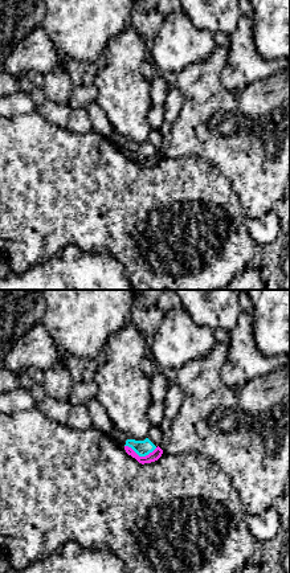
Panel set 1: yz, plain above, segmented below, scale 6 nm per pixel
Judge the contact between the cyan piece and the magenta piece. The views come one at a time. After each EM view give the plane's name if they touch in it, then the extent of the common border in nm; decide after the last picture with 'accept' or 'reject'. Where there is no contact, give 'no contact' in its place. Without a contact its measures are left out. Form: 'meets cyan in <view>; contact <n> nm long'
meets cyan in yz; contact 200 nm long

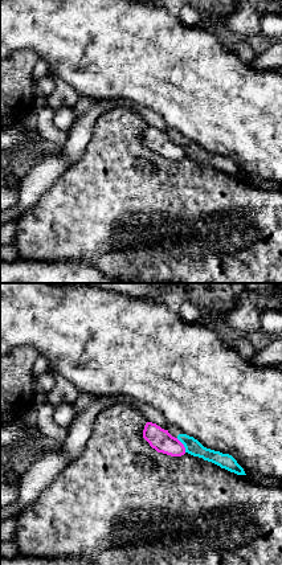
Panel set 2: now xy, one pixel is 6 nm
meets cyan in xy; contact 110 nm long

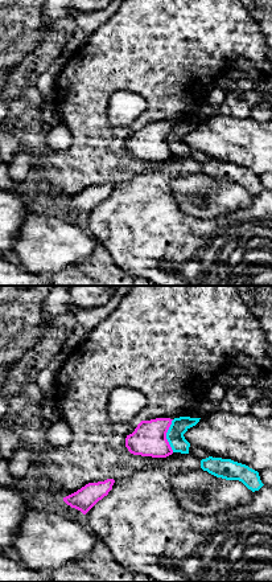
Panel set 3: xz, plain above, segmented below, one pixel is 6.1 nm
meets cyan in xz; contact 200 nm long

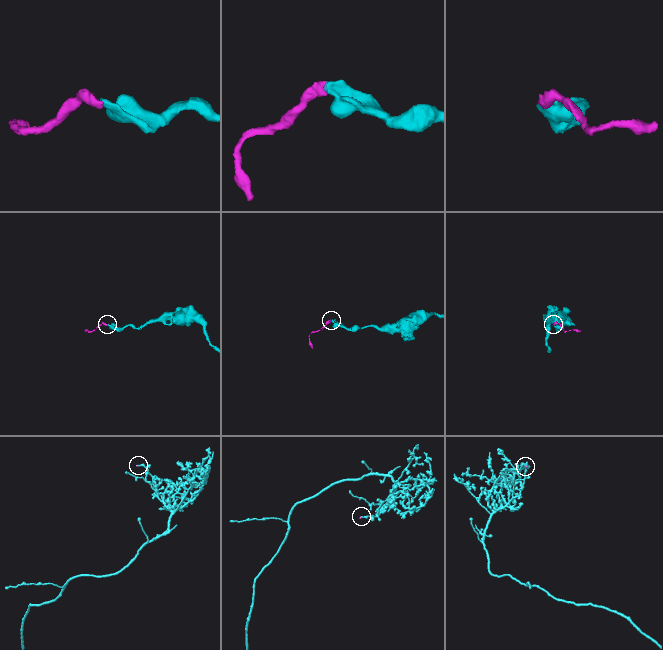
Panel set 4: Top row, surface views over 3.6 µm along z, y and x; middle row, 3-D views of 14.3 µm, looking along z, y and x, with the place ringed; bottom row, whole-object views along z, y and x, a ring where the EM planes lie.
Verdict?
reject

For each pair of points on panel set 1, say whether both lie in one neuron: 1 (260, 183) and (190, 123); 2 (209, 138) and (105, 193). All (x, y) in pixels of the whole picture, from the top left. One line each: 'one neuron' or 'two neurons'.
1: one neuron
2: two neurons

